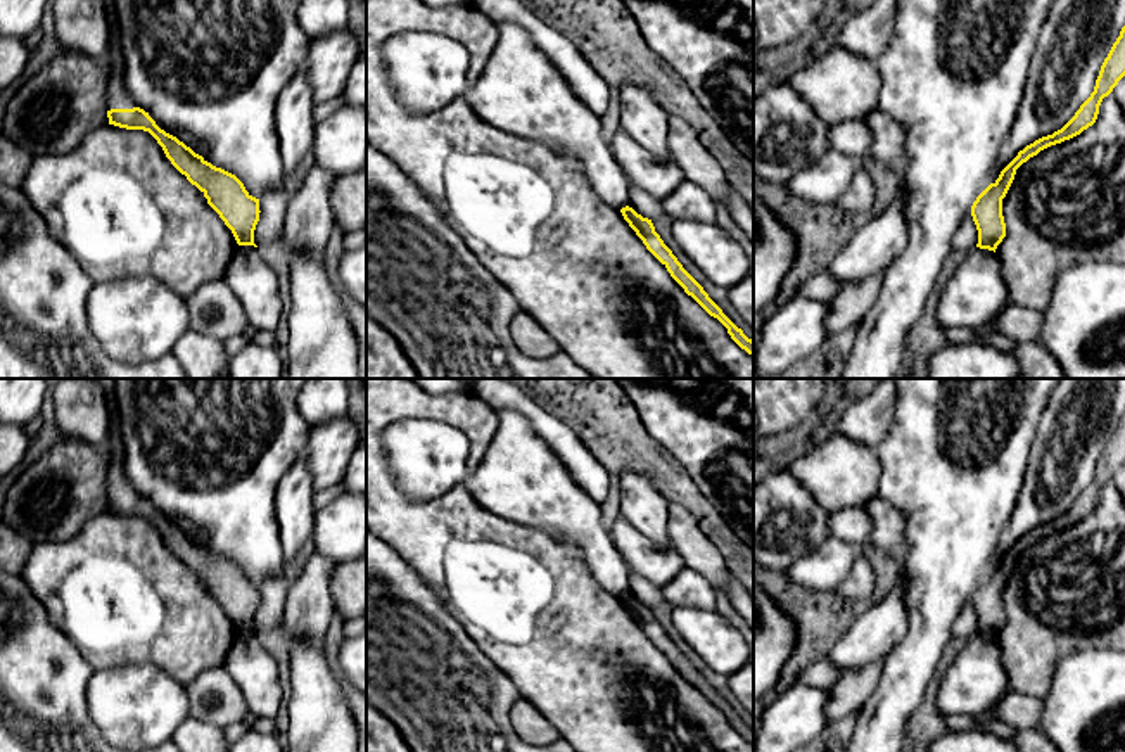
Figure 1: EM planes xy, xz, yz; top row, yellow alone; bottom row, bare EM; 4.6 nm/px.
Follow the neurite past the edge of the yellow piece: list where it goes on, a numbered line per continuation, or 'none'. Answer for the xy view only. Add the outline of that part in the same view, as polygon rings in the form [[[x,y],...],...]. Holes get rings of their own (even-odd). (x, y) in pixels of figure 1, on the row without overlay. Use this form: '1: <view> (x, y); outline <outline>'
1: xy (116, 484); outline [[[92,379],[92,380],[102,386],[111,417],[109,436],[105,443],[105,448],[111,453],[105,475],[107,498],[138,494],[137,489],[128,484],[128,479],[124,475],[124,446],[121,439],[121,417],[114,398],[116,382],[114,379]]]

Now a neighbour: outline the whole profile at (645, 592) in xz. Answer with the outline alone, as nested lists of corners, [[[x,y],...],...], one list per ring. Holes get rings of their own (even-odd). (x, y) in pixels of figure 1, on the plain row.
[[[629,569],[629,591],[627,593],[648,607],[655,607],[664,602],[662,589],[631,569]]]

